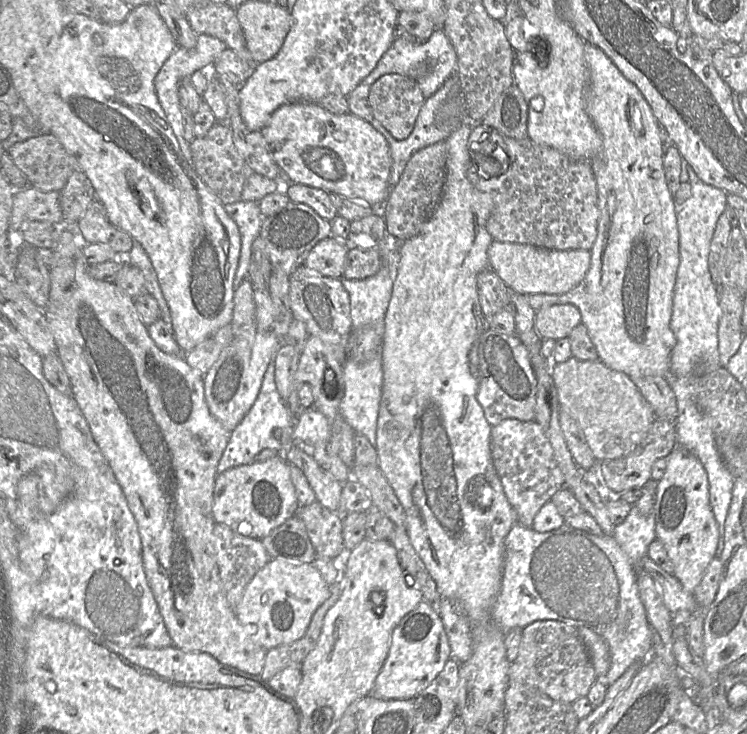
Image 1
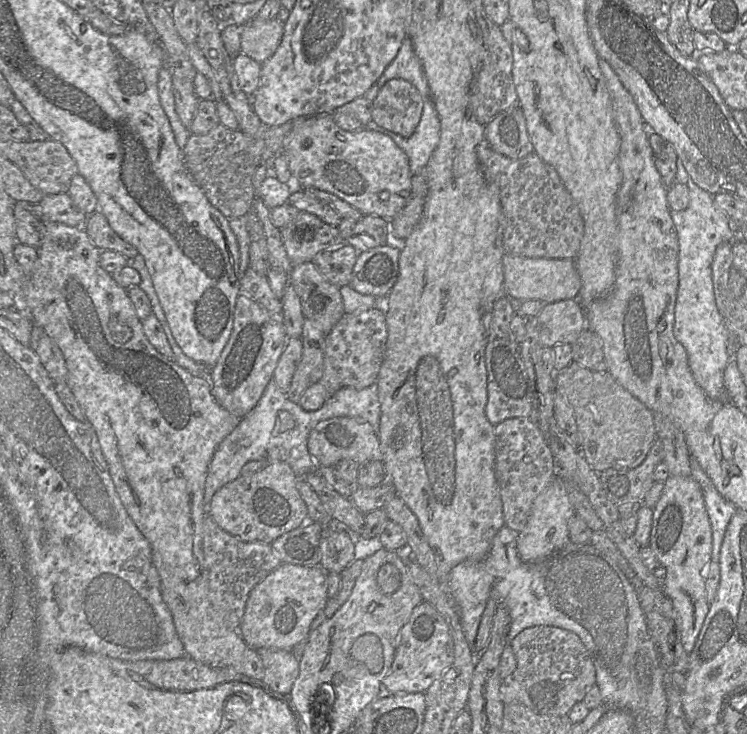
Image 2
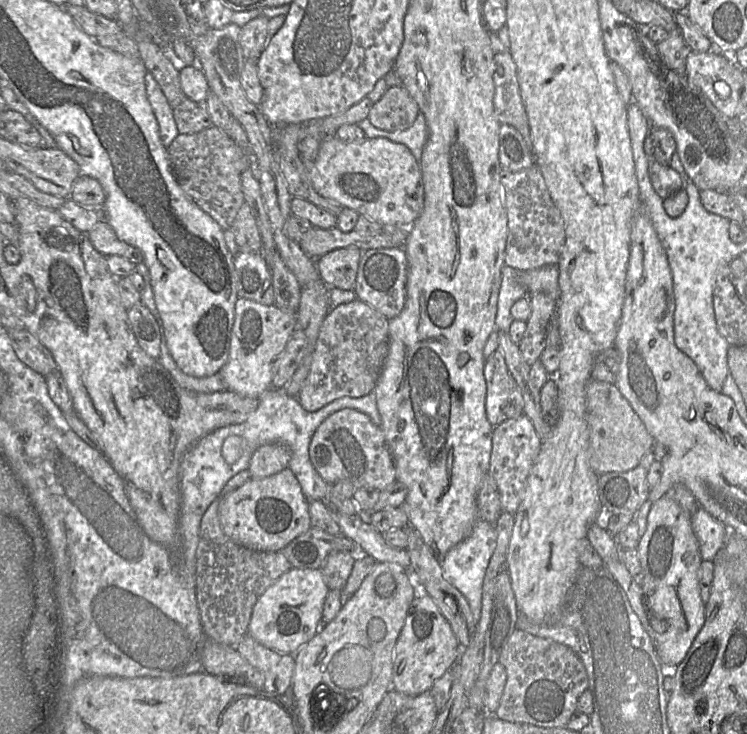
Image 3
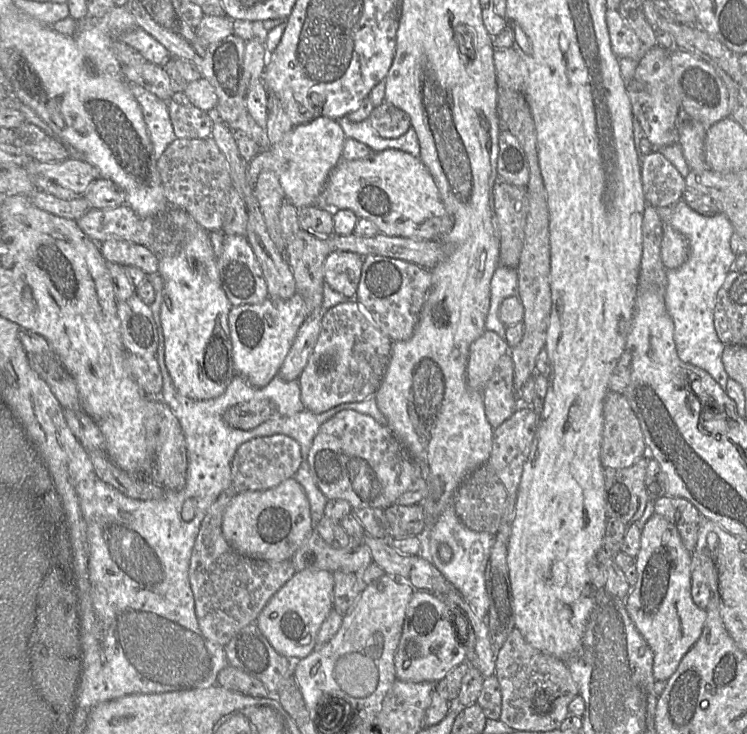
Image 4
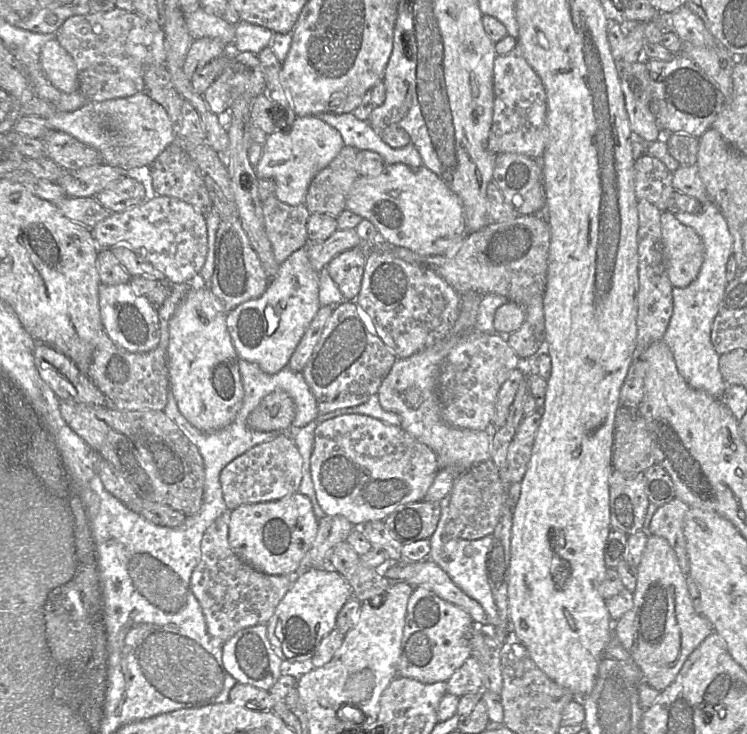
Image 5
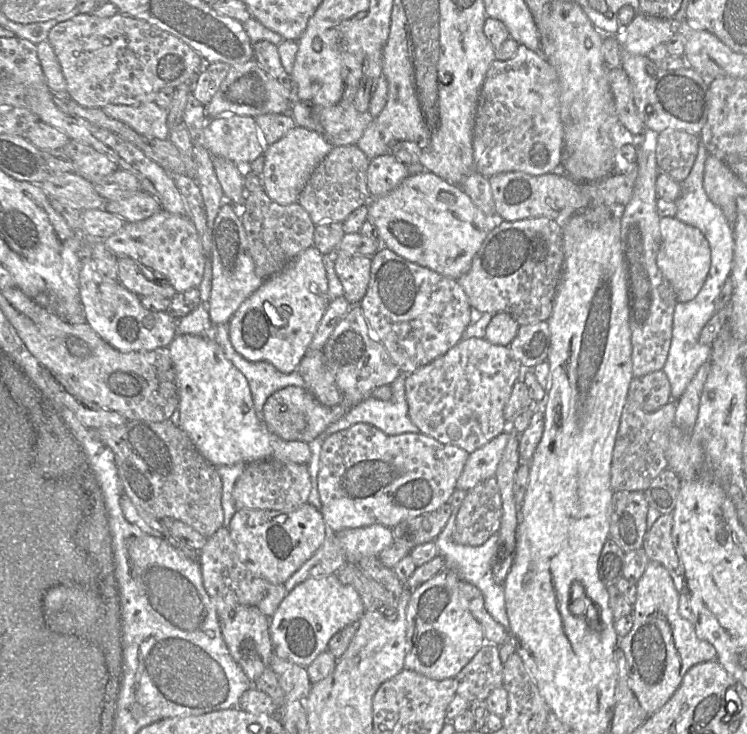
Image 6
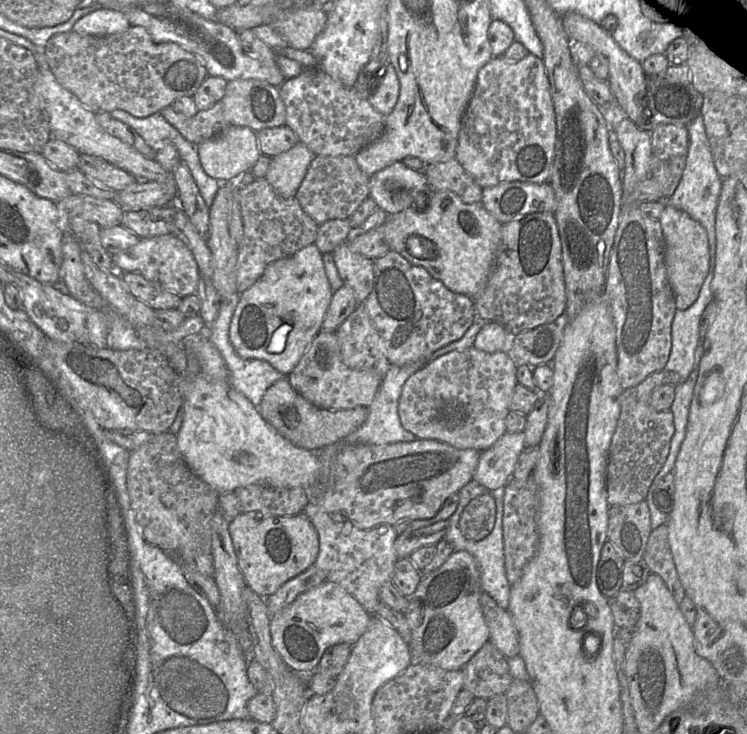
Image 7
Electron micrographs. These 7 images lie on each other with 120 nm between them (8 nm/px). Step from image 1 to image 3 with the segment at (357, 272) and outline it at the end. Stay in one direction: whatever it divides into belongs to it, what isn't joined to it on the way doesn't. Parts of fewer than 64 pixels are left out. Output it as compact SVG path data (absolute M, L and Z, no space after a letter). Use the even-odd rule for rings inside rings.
M403 248L362 251L354 287L357 298L382 313L388 320L398 316L406 302L407 255Z

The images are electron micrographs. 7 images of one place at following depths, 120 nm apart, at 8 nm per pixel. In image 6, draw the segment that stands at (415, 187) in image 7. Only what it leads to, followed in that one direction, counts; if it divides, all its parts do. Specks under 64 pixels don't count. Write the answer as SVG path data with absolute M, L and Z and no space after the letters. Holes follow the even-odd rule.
M393 154L377 156L369 161L367 187L371 198L385 196L410 175L407 165Z

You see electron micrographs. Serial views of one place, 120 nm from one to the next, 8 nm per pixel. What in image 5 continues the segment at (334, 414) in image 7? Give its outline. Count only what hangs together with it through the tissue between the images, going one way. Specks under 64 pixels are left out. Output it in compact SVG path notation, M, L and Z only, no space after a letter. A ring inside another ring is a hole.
M274 391L253 409L247 423L251 429L259 432L281 432L291 427L295 411L294 401L288 393Z

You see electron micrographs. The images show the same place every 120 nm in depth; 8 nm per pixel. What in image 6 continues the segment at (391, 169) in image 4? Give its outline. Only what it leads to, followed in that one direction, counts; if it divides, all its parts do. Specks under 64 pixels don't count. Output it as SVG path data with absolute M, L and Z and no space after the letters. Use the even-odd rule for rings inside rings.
M430 171L410 174L387 195L371 198L367 207L367 220L378 229L378 239L382 245L410 262L455 280L469 270L474 255L490 231L487 215L472 202L461 187L450 184Z

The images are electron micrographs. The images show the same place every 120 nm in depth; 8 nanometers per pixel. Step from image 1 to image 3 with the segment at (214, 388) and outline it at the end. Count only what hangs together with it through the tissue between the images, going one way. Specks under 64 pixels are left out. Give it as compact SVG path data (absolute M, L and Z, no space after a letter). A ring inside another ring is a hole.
M238 298L235 304L229 356L220 371L225 390L241 396L259 398L272 386L273 367L297 327L297 314L287 313L276 305L263 305Z

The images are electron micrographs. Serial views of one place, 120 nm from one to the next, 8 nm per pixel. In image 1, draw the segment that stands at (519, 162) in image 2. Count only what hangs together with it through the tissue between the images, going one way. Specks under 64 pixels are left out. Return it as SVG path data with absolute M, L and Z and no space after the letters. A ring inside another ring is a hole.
M495 128L481 133L472 141L470 156L471 152L491 155L496 147L503 149L508 158L505 173L491 177L472 160L467 171L473 186L490 194L493 199L494 208L486 224L493 239L561 251L591 251L597 238L600 217L597 184L591 162L572 159L530 138L517 140L507 137Z

